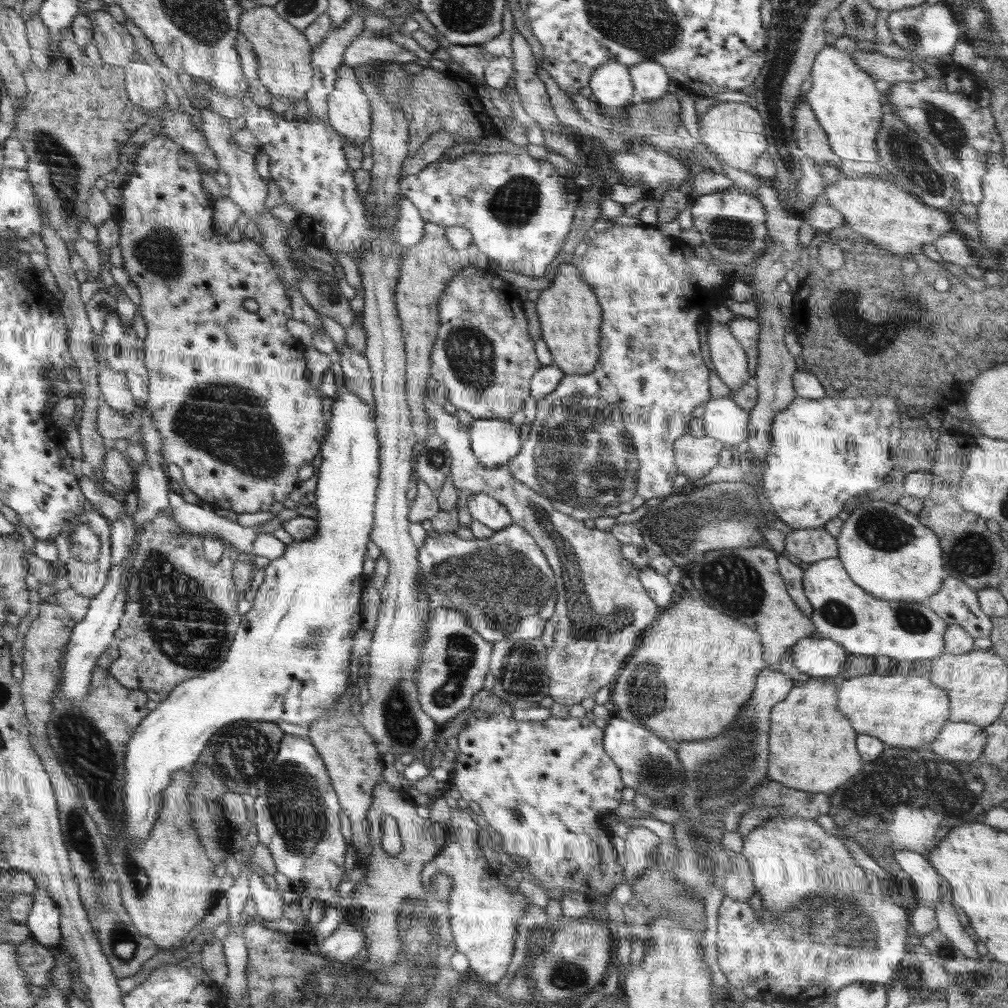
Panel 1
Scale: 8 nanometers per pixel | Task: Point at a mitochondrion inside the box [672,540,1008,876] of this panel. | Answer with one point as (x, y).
(893, 791)

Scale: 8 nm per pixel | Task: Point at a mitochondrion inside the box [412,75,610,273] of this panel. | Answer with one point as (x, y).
(514, 204)

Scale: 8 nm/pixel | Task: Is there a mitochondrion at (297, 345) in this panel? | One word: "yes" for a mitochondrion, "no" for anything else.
no

